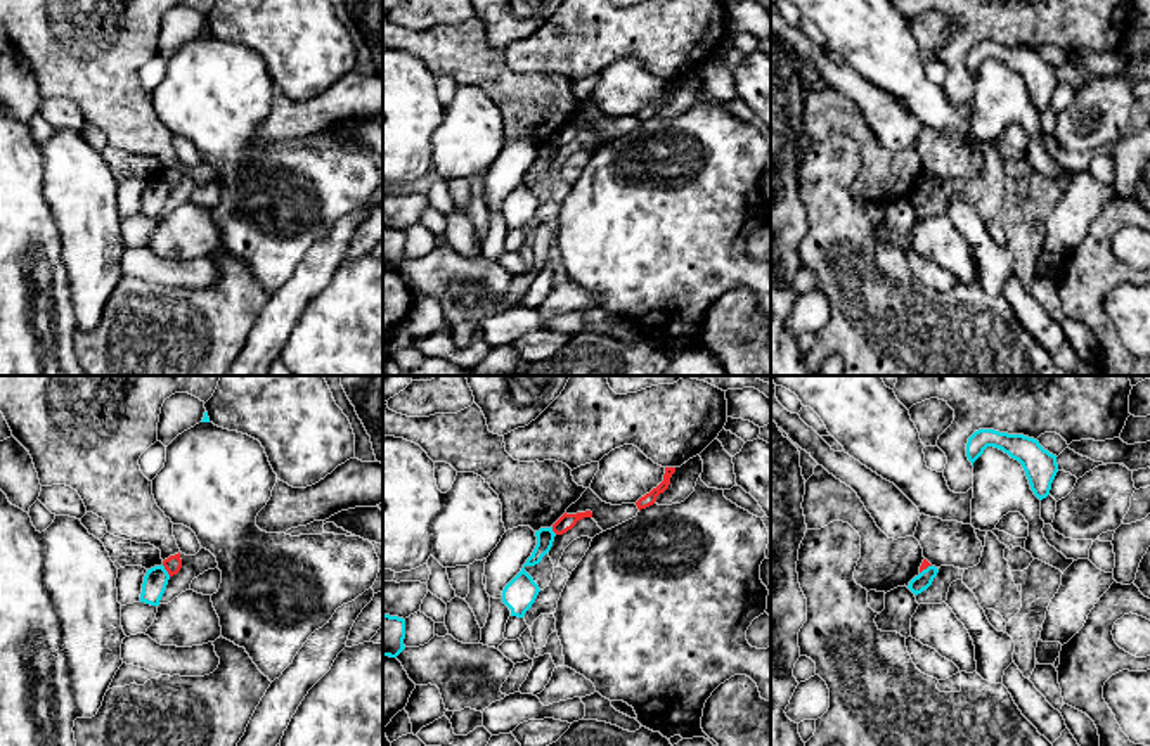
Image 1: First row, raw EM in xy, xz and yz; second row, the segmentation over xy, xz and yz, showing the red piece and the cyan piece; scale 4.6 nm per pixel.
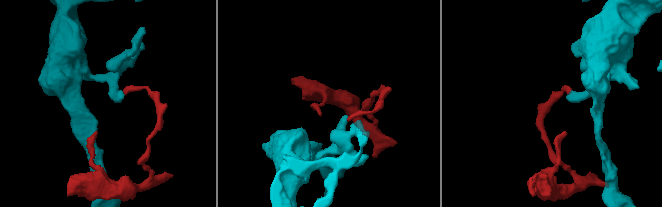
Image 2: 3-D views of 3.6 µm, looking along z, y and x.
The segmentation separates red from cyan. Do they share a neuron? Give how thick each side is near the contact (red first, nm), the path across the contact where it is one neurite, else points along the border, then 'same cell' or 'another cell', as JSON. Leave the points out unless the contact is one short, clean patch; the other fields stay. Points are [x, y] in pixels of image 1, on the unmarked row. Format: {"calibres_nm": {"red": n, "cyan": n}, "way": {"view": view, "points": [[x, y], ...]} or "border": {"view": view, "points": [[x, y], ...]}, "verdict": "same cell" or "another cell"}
{"calibres_nm": {"red": 80, "cyan": 110}, "border": {"view": "xy", "points": [[161, 177], [170, 187]]}, "verdict": "another cell"}

